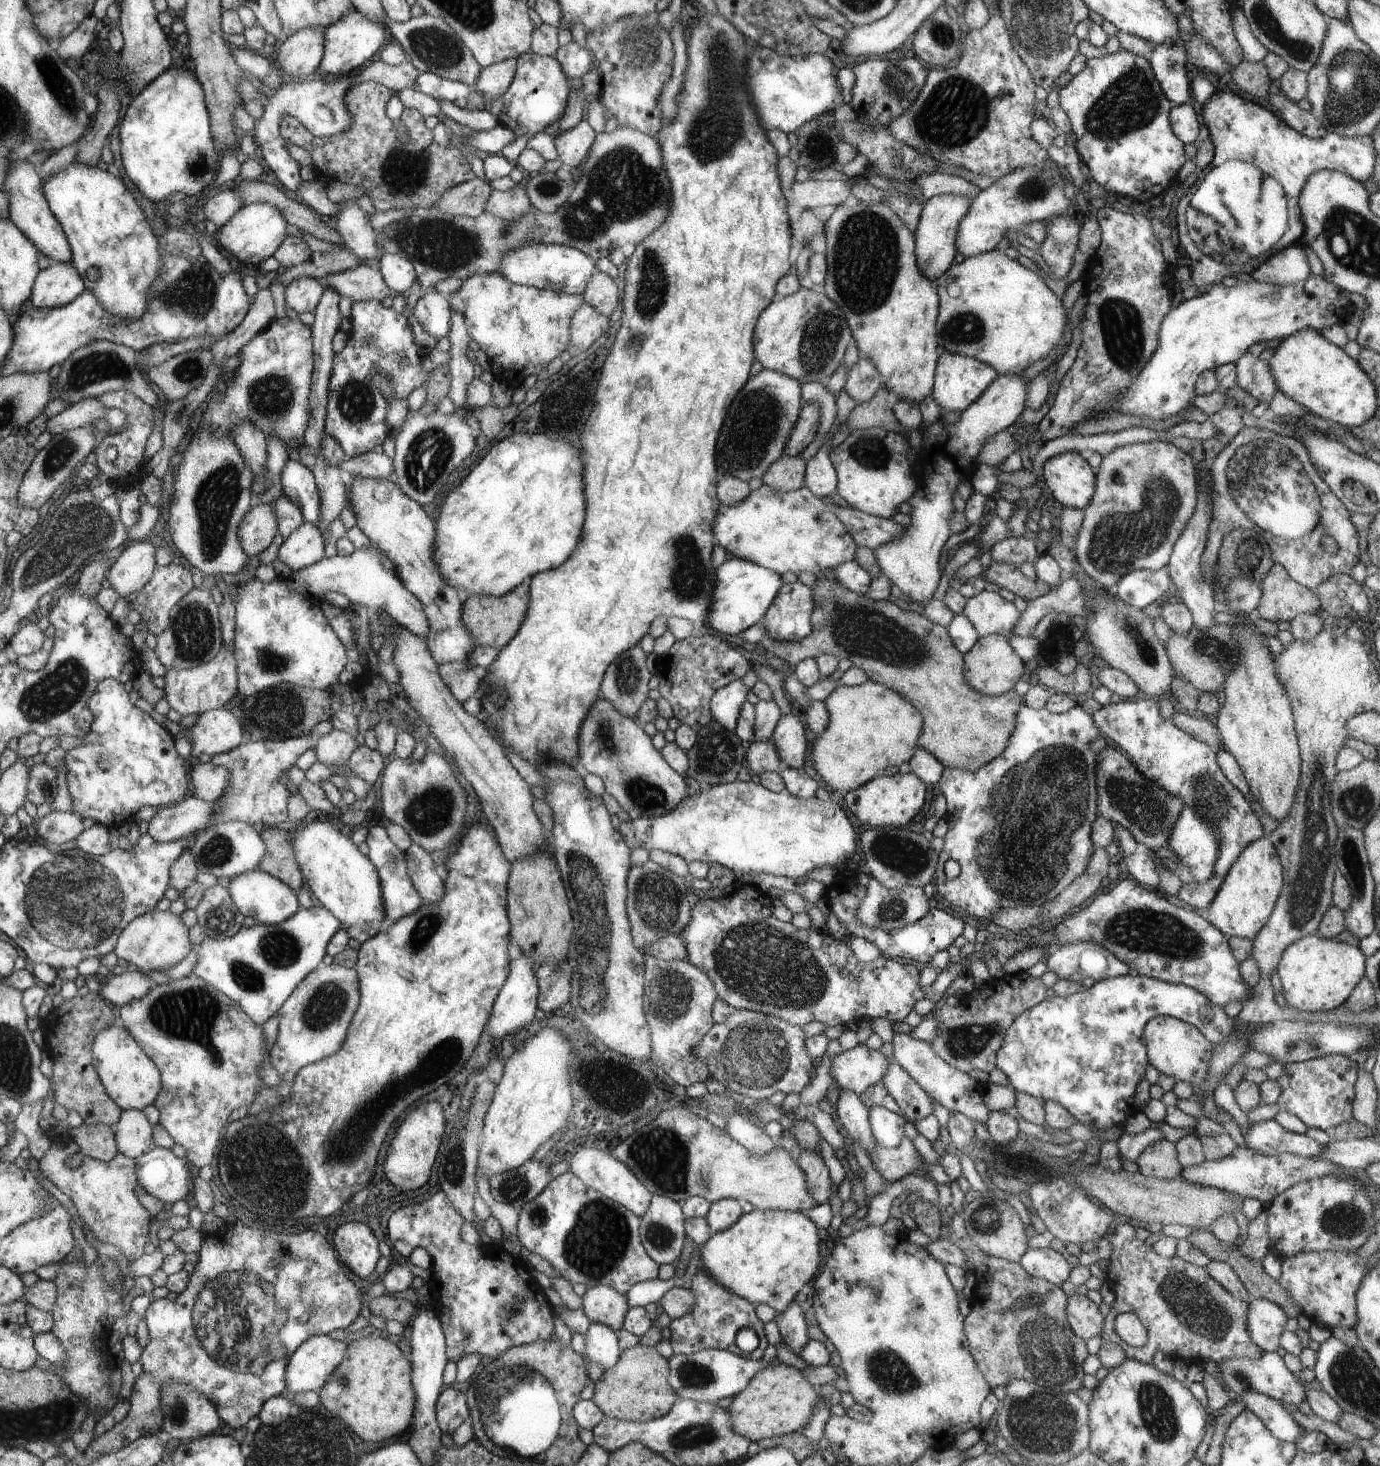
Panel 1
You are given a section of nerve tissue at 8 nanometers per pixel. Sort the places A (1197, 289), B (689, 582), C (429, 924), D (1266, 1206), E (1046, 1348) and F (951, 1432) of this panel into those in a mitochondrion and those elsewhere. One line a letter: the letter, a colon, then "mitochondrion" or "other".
A: other
B: mitochondrion
C: mitochondrion
D: other
E: mitochondrion
F: other

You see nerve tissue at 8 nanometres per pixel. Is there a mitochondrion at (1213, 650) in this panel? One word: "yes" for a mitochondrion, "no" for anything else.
yes

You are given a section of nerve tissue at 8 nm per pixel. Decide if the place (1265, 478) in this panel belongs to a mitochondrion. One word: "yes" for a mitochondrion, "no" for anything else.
yes

